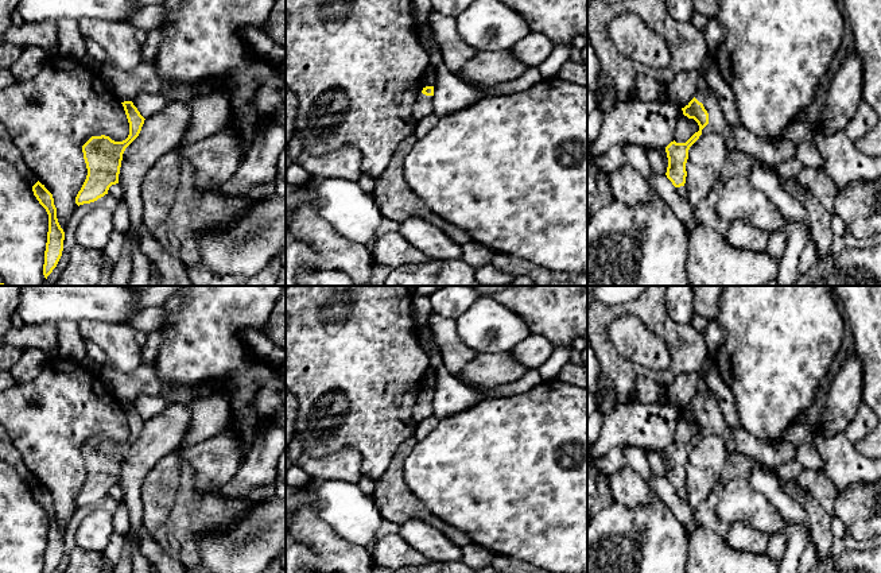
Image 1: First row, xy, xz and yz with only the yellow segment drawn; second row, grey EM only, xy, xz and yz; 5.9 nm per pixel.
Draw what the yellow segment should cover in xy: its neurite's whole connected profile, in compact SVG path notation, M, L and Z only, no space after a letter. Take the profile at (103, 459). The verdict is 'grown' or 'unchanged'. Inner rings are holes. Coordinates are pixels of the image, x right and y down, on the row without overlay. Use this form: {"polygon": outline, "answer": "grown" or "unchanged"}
{"polygon": "M124 403L121 406L129 425L128 440L123 444L115 444L105 437L92 438L82 448L88 477L75 499L78 508L97 503L108 496L112 487L119 485L123 456L141 433L145 421L132 403Z", "answer": "unchanged"}

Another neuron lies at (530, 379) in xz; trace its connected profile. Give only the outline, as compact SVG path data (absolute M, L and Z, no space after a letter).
M529 369L519 380L513 383L485 390L484 392L481 392L482 394L481 399L485 400L524 394L532 390L533 387L539 386L540 383L543 383L543 379L540 378L539 372L535 369Z

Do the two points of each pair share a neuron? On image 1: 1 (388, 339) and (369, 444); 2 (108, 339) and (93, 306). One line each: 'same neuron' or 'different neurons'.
1: same neuron
2: different neurons

